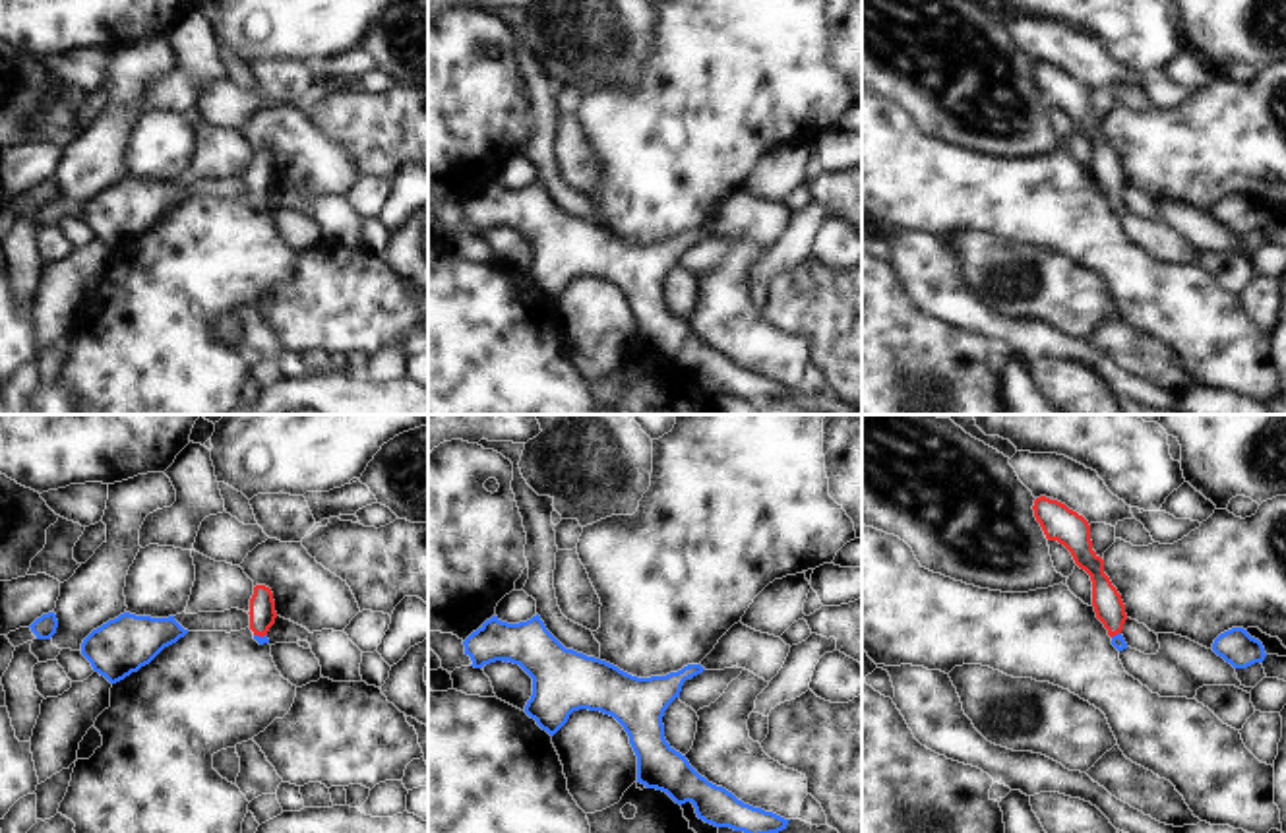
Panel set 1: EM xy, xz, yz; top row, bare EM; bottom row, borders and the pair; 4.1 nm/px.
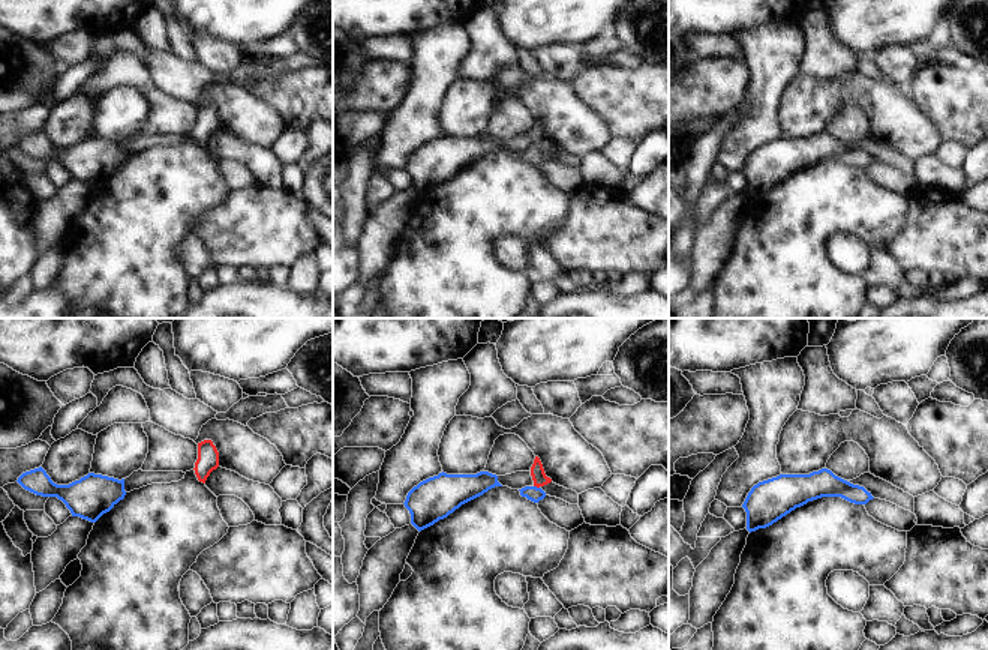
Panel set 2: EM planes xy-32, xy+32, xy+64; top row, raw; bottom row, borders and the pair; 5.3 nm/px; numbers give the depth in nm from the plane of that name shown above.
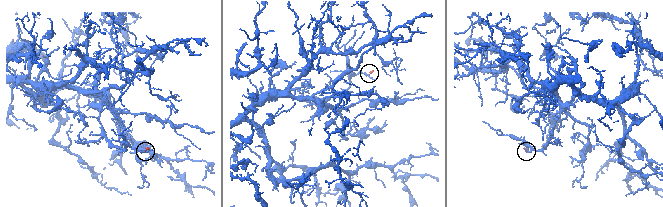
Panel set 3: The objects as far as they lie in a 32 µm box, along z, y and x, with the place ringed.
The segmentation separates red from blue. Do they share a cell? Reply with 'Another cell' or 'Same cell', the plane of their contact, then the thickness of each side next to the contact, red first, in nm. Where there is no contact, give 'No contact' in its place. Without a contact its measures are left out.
Same cell. Touches red in xy. Thickness 110 nm (red) against 30 nm.

